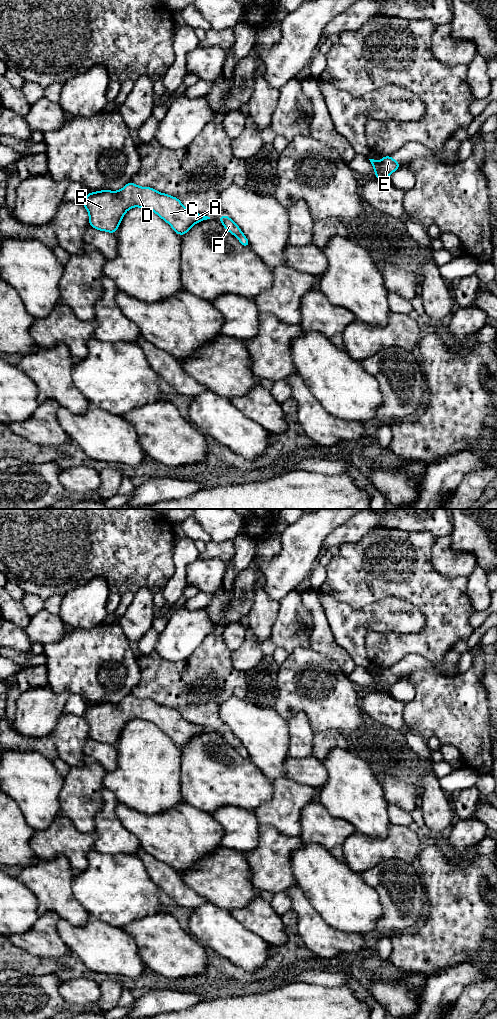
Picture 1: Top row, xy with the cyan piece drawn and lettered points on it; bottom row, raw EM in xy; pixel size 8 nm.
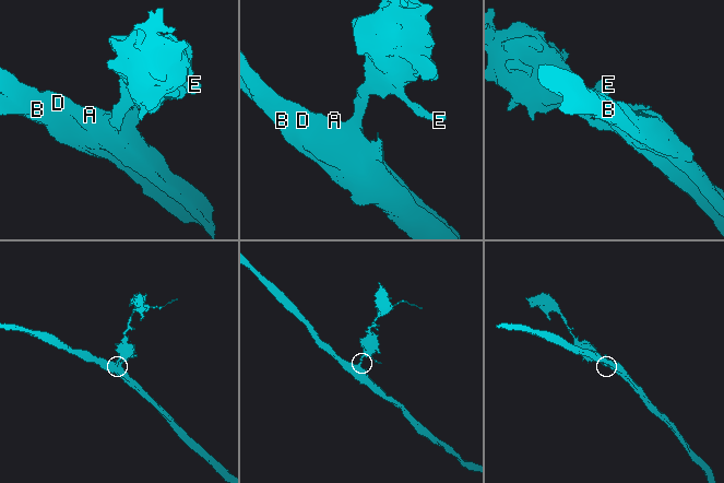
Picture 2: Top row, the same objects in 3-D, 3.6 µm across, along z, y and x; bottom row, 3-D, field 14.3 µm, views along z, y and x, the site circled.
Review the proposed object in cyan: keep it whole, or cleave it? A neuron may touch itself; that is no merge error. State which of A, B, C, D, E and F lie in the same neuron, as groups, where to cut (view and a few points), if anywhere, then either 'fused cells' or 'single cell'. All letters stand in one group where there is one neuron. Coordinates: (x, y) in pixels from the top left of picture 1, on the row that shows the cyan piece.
groups A B C D E F; cut none; single cell

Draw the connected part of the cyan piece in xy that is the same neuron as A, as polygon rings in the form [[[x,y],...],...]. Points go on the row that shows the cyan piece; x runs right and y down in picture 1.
[[[132,182],[119,191],[87,193],[83,206],[89,213],[91,227],[114,234],[124,214],[132,207],[152,210],[178,235],[186,234],[195,223],[210,219],[185,208],[176,197],[150,187],[137,186]]]

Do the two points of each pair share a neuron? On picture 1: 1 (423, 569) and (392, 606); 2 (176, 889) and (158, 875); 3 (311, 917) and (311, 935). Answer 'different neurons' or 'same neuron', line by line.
1: different neurons
2: same neuron
3: same neuron

